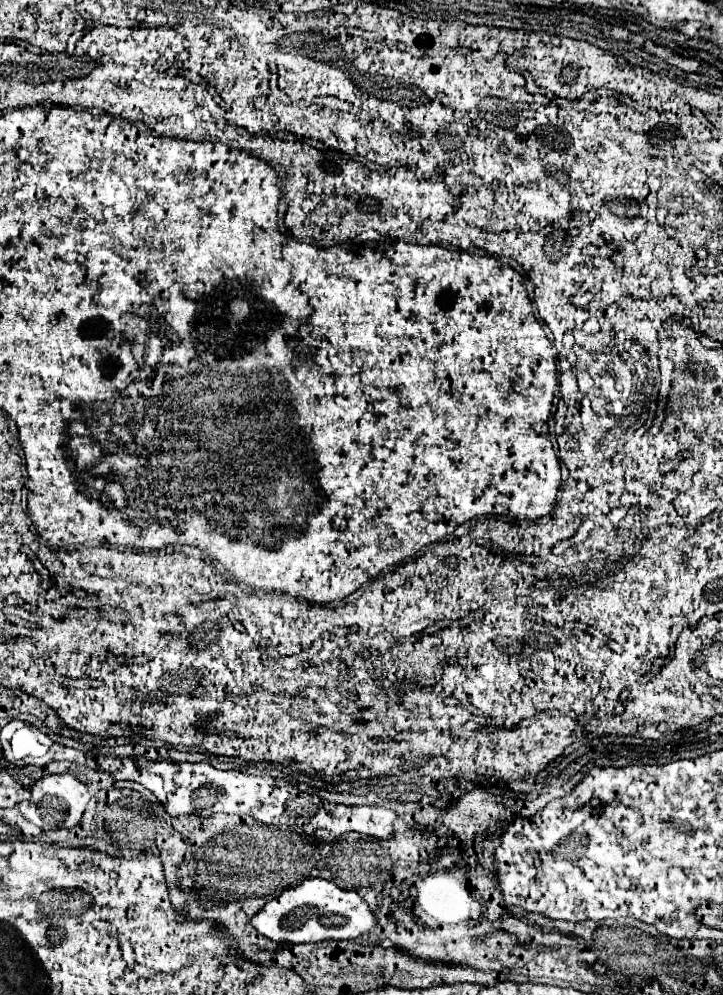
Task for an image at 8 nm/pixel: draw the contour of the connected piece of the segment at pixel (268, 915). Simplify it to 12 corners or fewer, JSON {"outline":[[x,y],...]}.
{"outline":[[311,878],[253,916],[259,934],[357,940],[377,916],[355,890]]}

